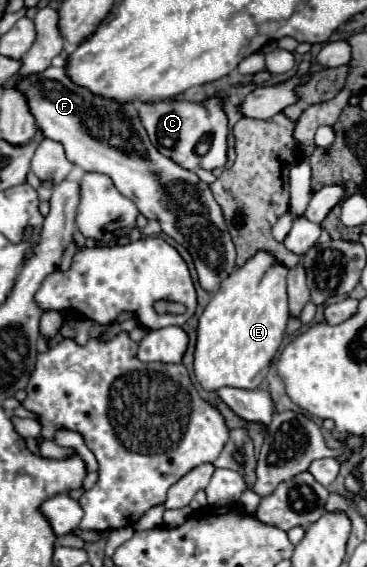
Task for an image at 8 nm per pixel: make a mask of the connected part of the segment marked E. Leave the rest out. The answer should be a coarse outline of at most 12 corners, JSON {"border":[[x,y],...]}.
{"border":[[257,251],[197,327],[203,389],[257,389],[289,321],[287,273]]}

